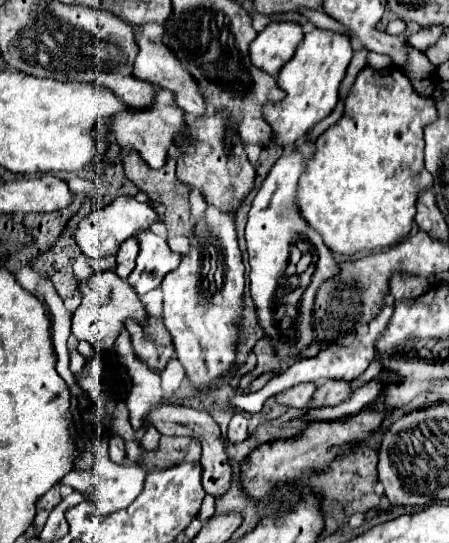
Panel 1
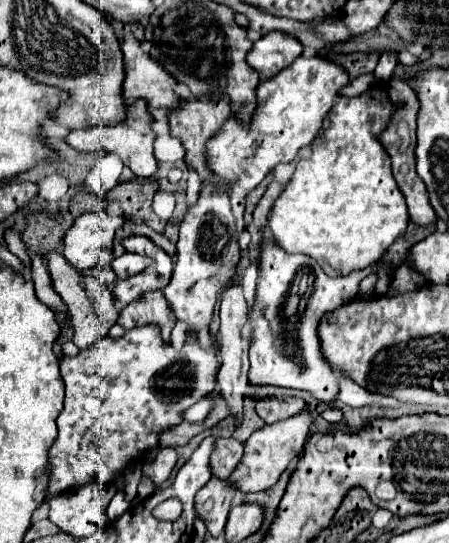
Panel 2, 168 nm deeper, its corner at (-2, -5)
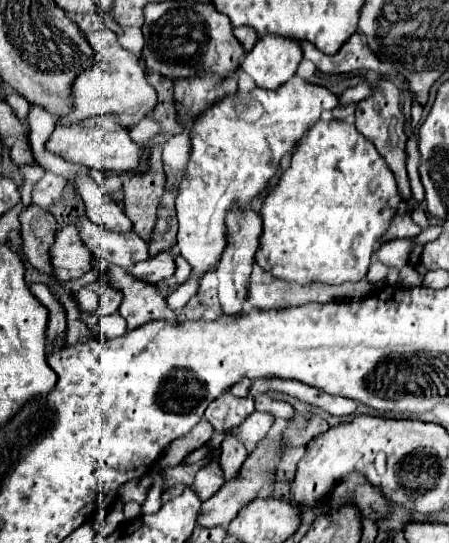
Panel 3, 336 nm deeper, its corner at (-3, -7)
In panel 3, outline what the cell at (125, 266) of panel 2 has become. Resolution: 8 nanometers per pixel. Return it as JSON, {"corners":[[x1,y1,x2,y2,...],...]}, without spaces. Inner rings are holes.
{"corners":[[161,251,157,257,151,257,147,261,141,261,129,269,129,273,137,279,143,279,147,283,159,283,161,279,171,277,175,271,175,261,171,251]]}

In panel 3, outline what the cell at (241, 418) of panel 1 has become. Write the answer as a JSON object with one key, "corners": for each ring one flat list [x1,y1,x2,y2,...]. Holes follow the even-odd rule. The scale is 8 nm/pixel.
{"corners":[[213,459,199,469,199,473,193,481,193,487,195,487,195,491,199,491,199,497,205,501,211,495,215,495,219,491,219,487,223,487,223,483,225,483,225,475,223,475,221,463,217,459]]}

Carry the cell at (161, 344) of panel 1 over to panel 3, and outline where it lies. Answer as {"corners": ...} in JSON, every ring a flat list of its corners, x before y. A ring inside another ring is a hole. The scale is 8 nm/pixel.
{"corners":[[101,261,101,271,105,285,111,285,123,291,125,295,119,307,119,315,127,321,127,329,137,329,153,319,177,321,177,315,167,307,165,297,157,293,155,285,139,281,133,275,129,275,127,269,111,265,107,261]]}

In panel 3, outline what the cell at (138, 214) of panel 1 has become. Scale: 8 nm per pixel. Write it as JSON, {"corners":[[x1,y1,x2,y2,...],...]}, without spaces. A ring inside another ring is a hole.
{"corners":[[67,225,55,235,55,243,51,247,51,263,55,267,55,275,61,281,71,281,83,277,93,269,91,249,79,237,77,225]]}

